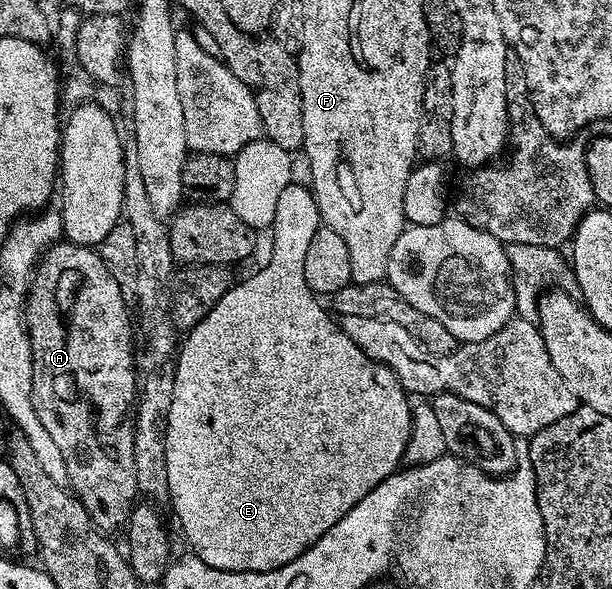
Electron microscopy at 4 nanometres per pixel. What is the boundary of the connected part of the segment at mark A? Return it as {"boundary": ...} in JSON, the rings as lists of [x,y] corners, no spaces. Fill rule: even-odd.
{"boundary":[[[59,240],[42,255],[24,307],[34,361],[32,408],[56,448],[60,448],[70,477],[69,489],[86,509],[90,521],[103,532],[127,525],[138,494],[134,428],[128,421],[136,402],[136,346],[130,343],[130,314],[126,311],[126,302],[127,295],[122,294],[116,280],[112,280],[112,272],[108,272],[97,249]]]}

